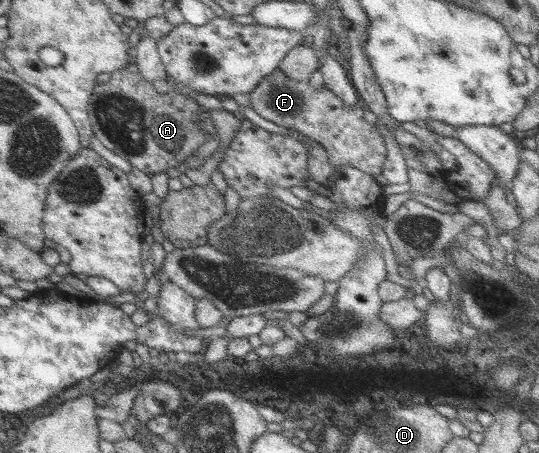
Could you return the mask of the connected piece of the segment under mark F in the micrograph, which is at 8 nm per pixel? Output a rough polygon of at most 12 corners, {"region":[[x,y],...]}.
{"region":[[275,69],[256,115],[322,145],[332,169],[380,174],[384,140],[326,88]]}

